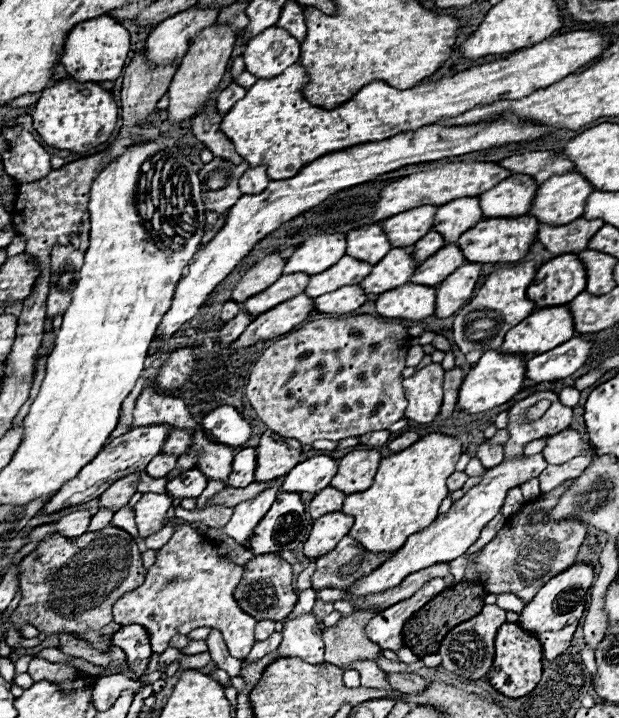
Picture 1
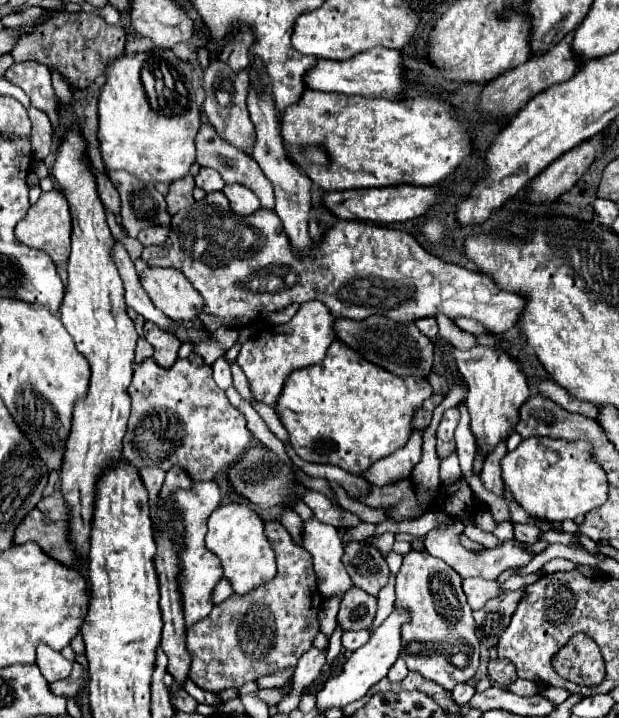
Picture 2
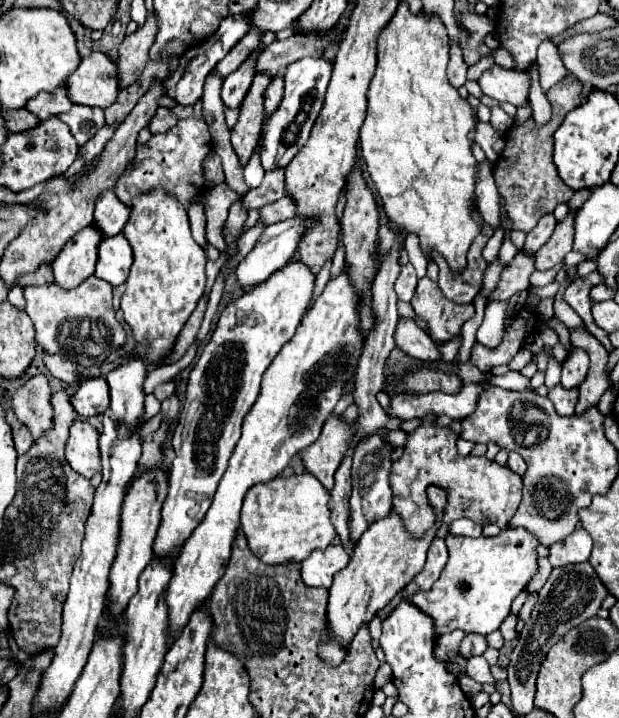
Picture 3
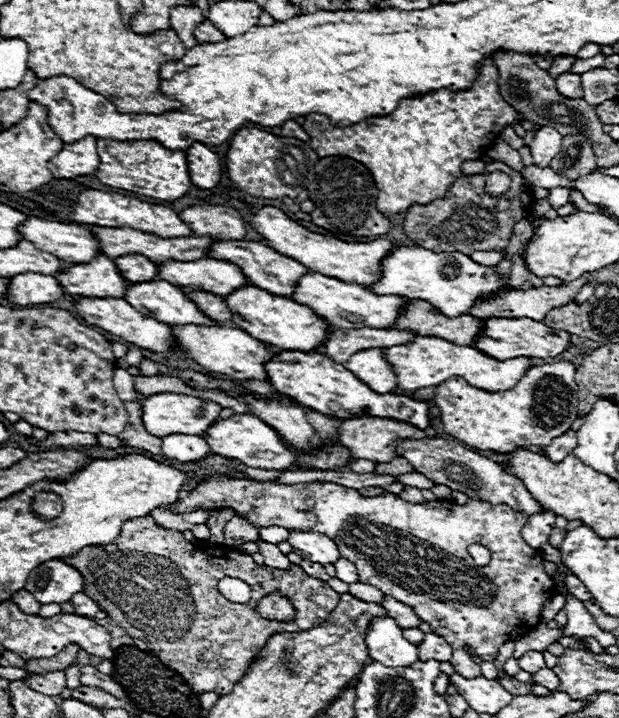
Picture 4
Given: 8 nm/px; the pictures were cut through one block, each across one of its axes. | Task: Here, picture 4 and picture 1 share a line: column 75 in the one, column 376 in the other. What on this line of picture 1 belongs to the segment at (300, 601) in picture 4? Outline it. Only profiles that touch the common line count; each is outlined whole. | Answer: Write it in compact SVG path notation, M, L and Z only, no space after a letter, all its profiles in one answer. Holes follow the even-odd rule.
M344 536L340 544L320 558L316 558L316 572L312 576L312 588L338 588L352 586L360 574L368 574L368 570L376 570L384 558L390 554L374 554L364 550L364 546L350 536Z

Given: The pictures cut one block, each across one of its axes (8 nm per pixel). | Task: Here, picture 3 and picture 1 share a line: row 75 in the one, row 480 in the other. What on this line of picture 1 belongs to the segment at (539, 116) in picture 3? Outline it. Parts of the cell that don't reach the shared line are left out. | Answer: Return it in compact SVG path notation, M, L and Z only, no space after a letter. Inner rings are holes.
M532 478L532 480L524 482L520 488L522 488L522 496L524 496L524 500L526 500L526 502L532 502L532 500L536 500L536 498L540 496L538 478Z

